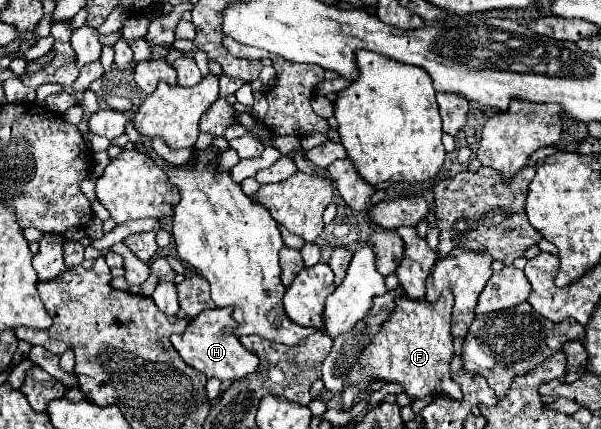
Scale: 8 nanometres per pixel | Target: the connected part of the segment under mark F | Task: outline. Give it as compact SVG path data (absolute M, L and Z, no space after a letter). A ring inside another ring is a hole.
M443 290L441 298L437 302L413 302L409 300L405 294L401 294L399 298L395 298L395 310L391 312L391 318L387 318L387 322L383 322L381 330L375 334L375 338L367 344L367 348L361 352L359 360L351 366L351 372L345 376L343 380L343 410L351 410L351 406L357 400L357 394L367 390L371 380L381 378L387 382L399 382L403 384L405 392L417 400L423 398L427 394L437 396L437 394L449 394L451 398L461 398L461 390L459 384L453 380L451 376L451 358L453 358L453 334L451 334L451 308L453 308L453 298L451 298L451 290Z

